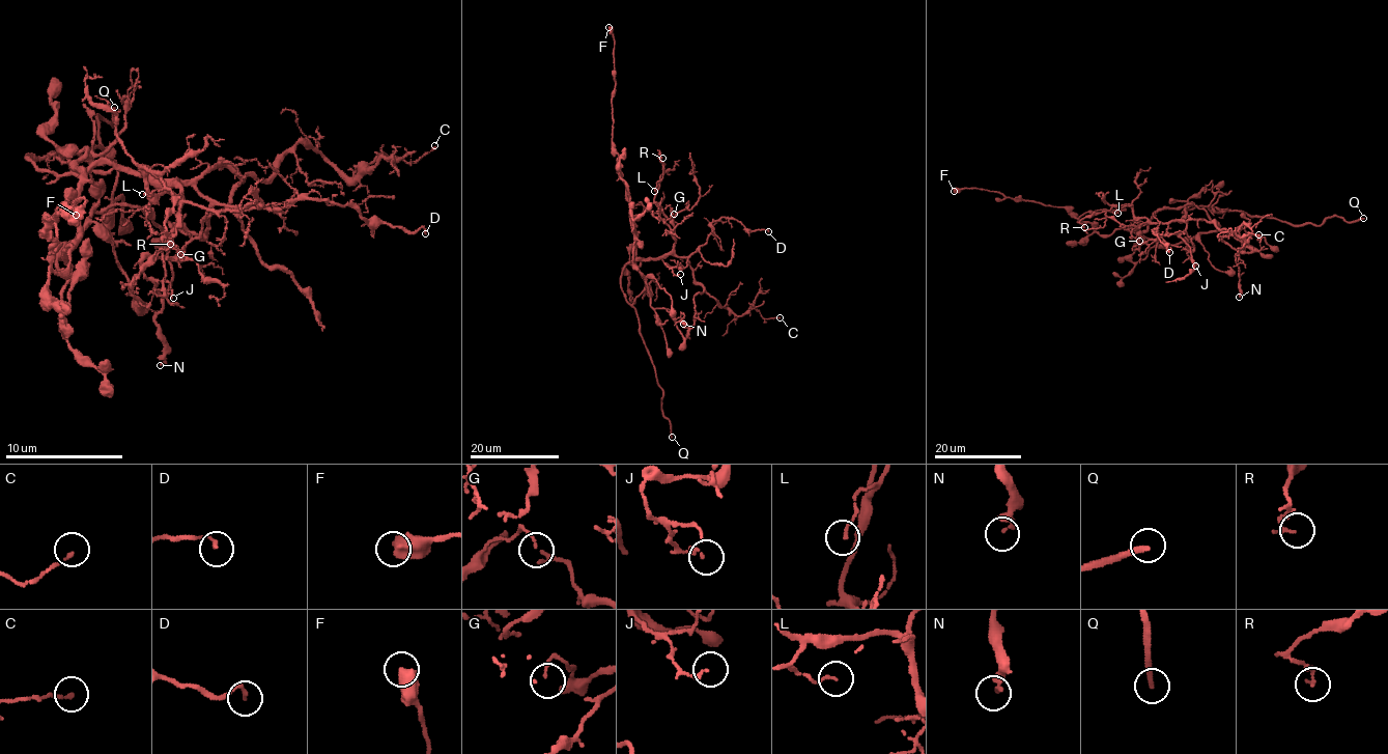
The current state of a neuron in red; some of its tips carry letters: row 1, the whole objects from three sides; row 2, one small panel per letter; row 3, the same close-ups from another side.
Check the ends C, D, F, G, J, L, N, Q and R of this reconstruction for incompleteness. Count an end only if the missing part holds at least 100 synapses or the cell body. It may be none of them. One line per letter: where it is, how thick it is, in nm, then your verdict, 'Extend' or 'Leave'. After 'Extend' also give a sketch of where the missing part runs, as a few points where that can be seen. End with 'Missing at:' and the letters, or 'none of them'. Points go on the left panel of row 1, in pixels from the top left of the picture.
C: Place: (434, 145). Thickness 140 nm. Leave
D: Place: (425, 233). Thickness 170 nm. Leave
F: Place: (76, 215). Thickness 650 nm. Leave
G: Place: (180, 254). Thickness 100 nm. Leave
J: Place: (173, 298). Thickness 180 nm. Leave
L: Place: (142, 194). Thickness 100 nm. Leave
N: Place: (160, 365). Thickness 240 nm. Leave
Q: Place: (114, 107). Thickness 240 nm. Extend. Course of what is missing: (114, 107), (110, 95), (100, 90), (100, 81), (92, 82), (75, 61), (73, 48), (66, 47)
R: Place: (170, 244). Thickness 150 nm. Leave
Missing at: Q

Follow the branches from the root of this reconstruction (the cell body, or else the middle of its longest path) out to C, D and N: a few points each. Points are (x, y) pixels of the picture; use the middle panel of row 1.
C: (636, 238), (635, 266), (683, 256), (695, 279), (726, 309), (780, 317)
D: (636, 238), (639, 266), (635, 260), (690, 255), (723, 217), (768, 231)
N: (636, 238), (635, 269), (649, 287), (650, 305), (668, 309), (673, 320), (682, 312), (683, 324)

